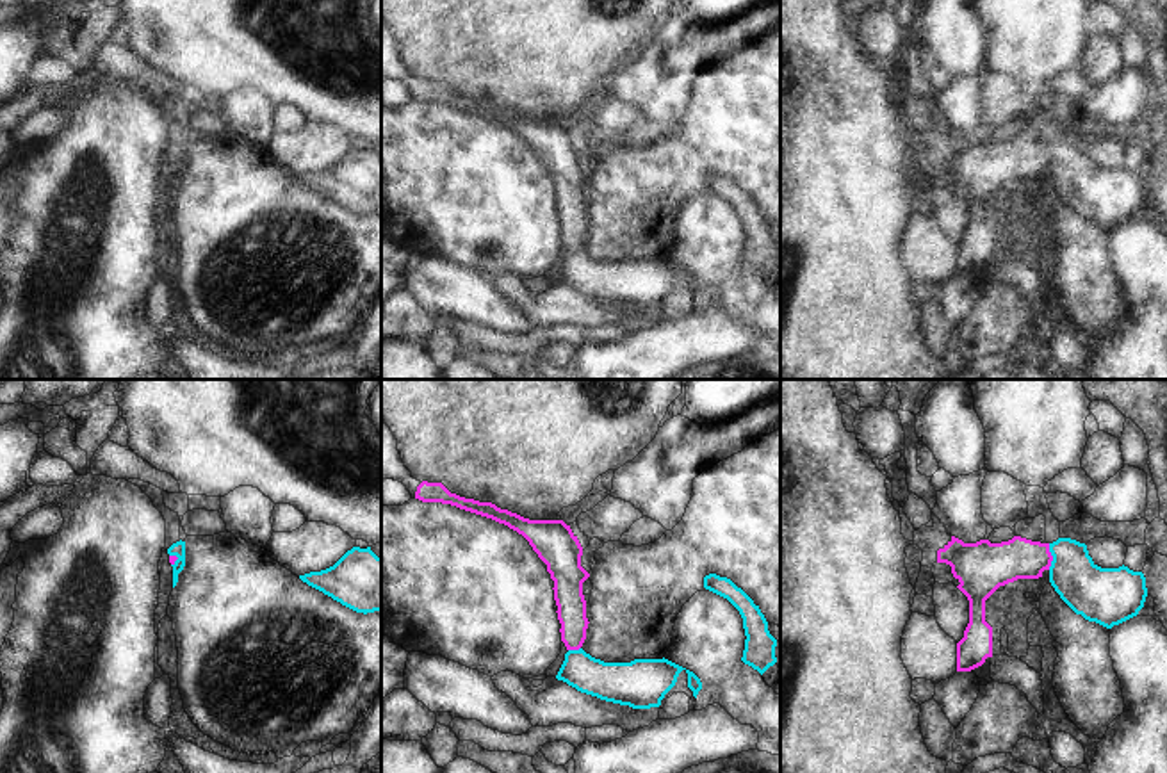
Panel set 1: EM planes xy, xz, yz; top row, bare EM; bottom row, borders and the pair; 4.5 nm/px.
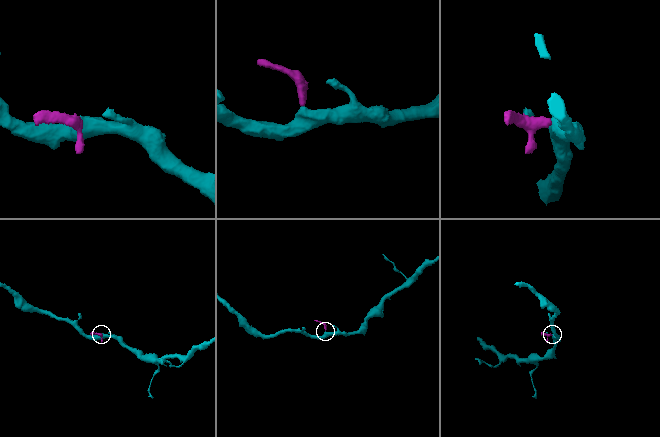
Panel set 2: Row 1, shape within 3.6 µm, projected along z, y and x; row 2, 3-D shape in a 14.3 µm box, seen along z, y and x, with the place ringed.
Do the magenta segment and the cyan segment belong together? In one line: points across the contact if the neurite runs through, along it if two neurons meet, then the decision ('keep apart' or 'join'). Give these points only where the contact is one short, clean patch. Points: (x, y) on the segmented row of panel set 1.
runs through yz (998, 563), (1018, 558), (1052, 556), (1089, 590); join

